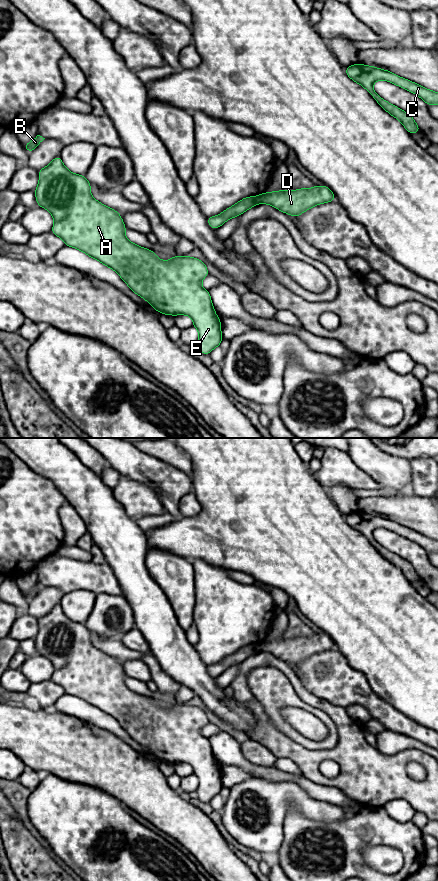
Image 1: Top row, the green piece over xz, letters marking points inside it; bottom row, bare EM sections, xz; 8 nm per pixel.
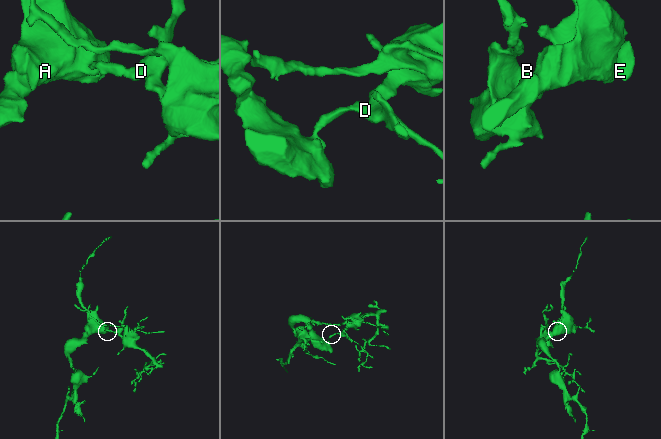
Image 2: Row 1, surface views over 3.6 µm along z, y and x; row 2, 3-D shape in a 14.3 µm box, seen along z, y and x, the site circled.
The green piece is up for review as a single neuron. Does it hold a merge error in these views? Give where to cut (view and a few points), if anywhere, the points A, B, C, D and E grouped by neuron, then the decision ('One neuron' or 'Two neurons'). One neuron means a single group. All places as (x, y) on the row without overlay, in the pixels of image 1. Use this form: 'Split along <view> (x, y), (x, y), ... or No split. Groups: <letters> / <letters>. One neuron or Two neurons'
Split along xz (256, 645), (258, 650). Groups: A B E / C D. Two neurons

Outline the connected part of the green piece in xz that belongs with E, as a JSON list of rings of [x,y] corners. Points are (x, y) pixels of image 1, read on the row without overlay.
[[[61,604],[55,605],[49,613],[37,620],[39,623],[39,632],[35,637],[37,653],[51,661],[54,667],[51,680],[54,683],[61,686],[66,694],[78,697],[116,719],[135,742],[145,747],[159,761],[172,764],[190,764],[193,768],[193,774],[199,780],[197,792],[198,798],[202,802],[208,803],[214,796],[220,794],[223,788],[221,768],[215,761],[209,739],[201,734],[201,729],[209,723],[203,709],[187,703],[172,704],[169,709],[163,709],[156,704],[154,699],[130,690],[125,685],[127,676],[120,662],[95,648],[90,640],[92,632],[85,624],[70,620],[64,614]]]

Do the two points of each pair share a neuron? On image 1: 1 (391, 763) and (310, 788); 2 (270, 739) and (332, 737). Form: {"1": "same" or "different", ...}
{"1": "different", "2": "different"}

